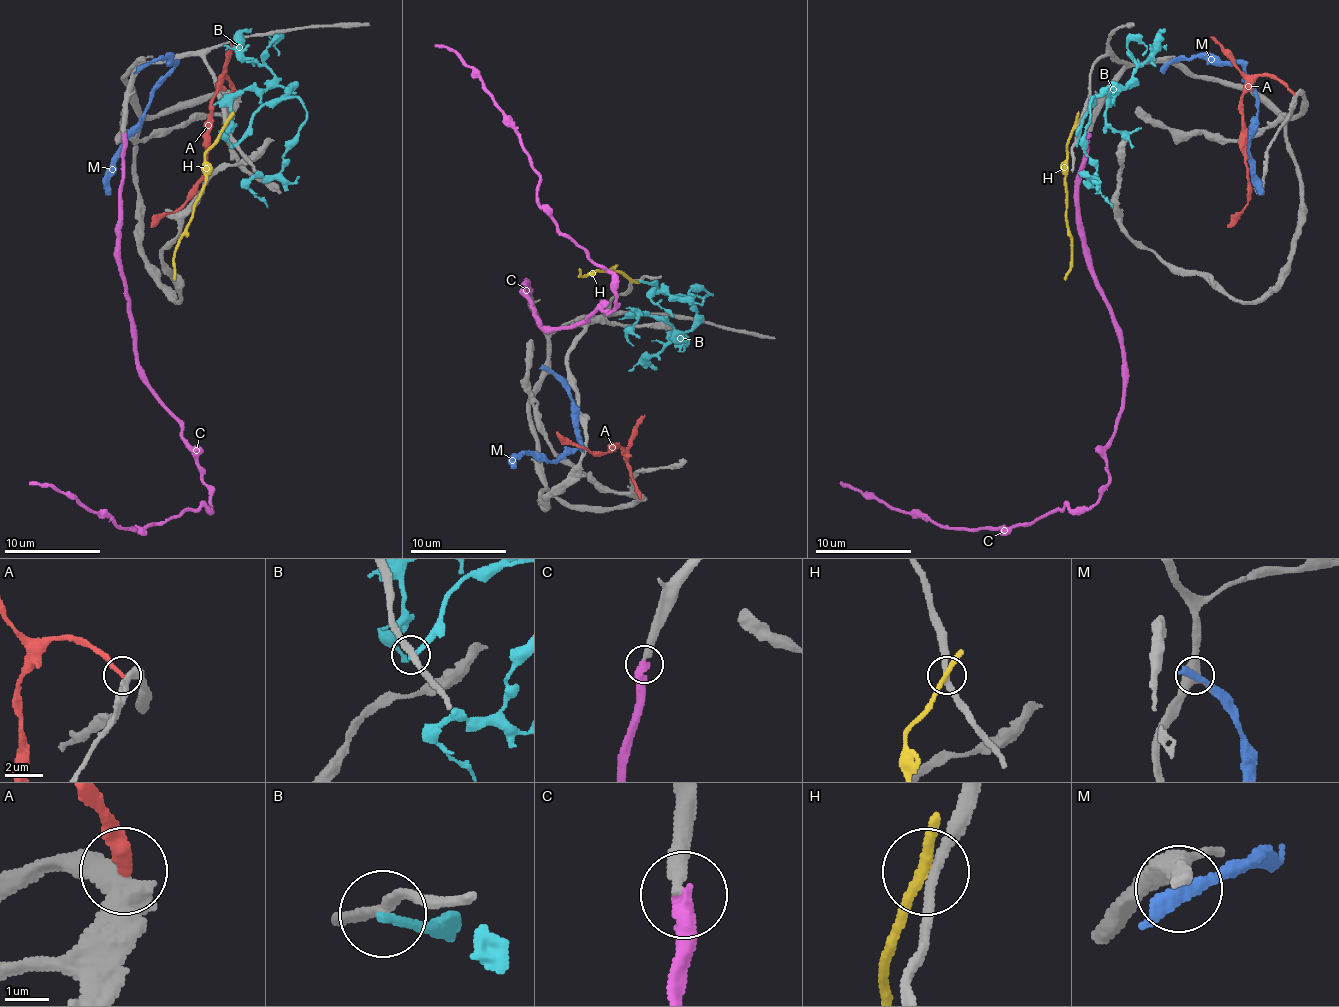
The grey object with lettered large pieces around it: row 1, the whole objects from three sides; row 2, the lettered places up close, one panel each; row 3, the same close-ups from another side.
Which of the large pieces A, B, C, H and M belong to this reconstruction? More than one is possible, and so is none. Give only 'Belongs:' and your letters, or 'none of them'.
Belongs: C

